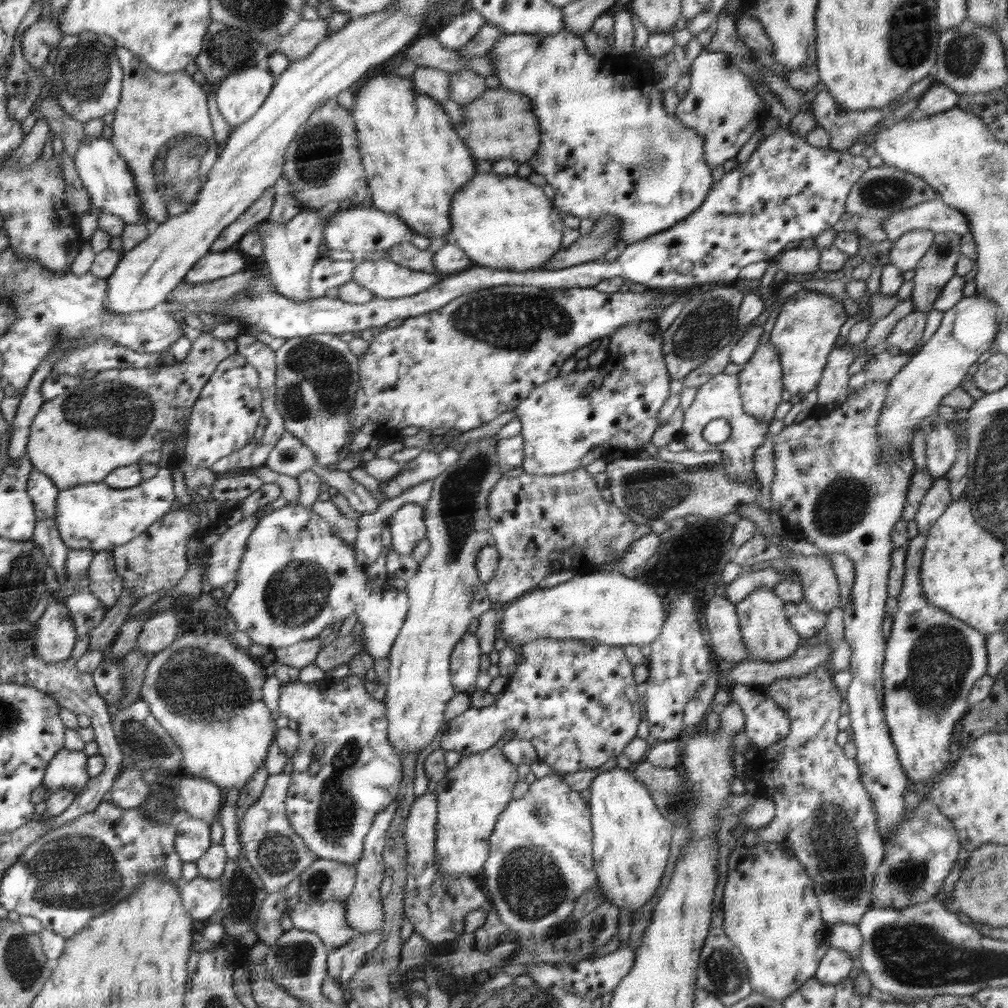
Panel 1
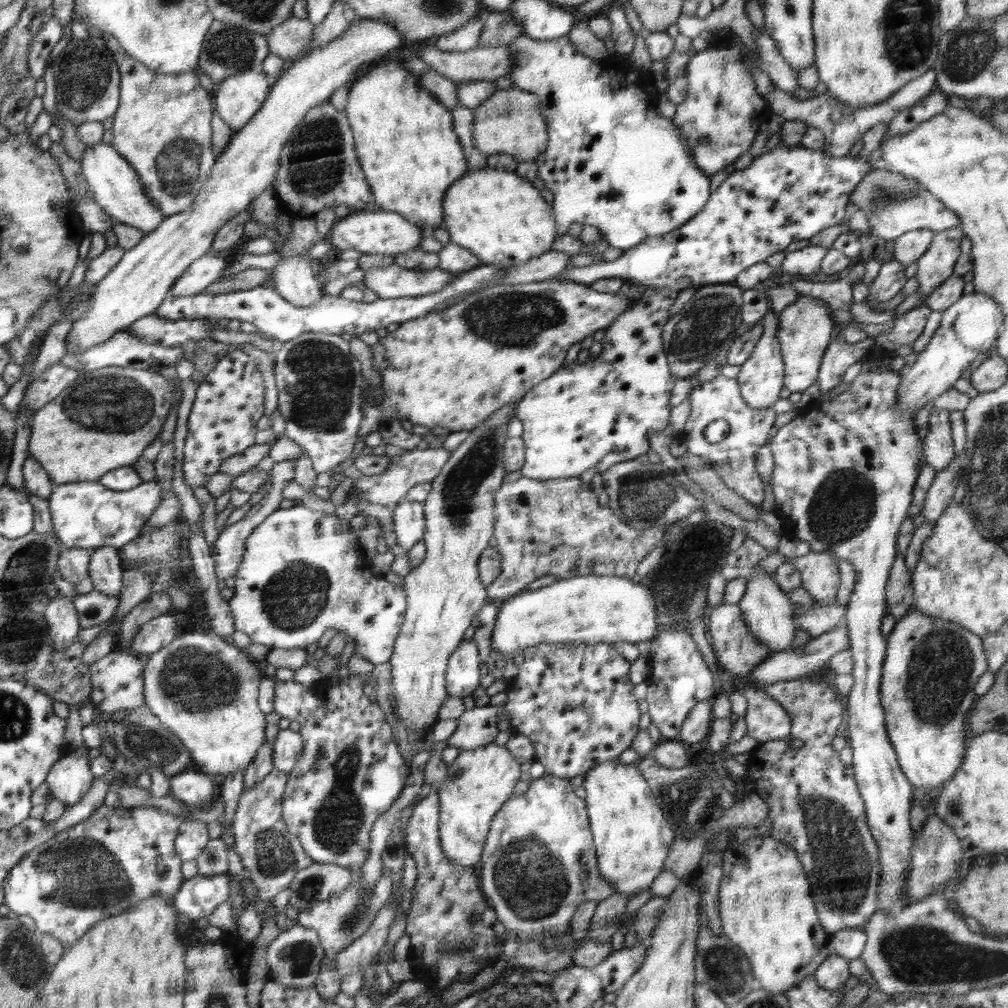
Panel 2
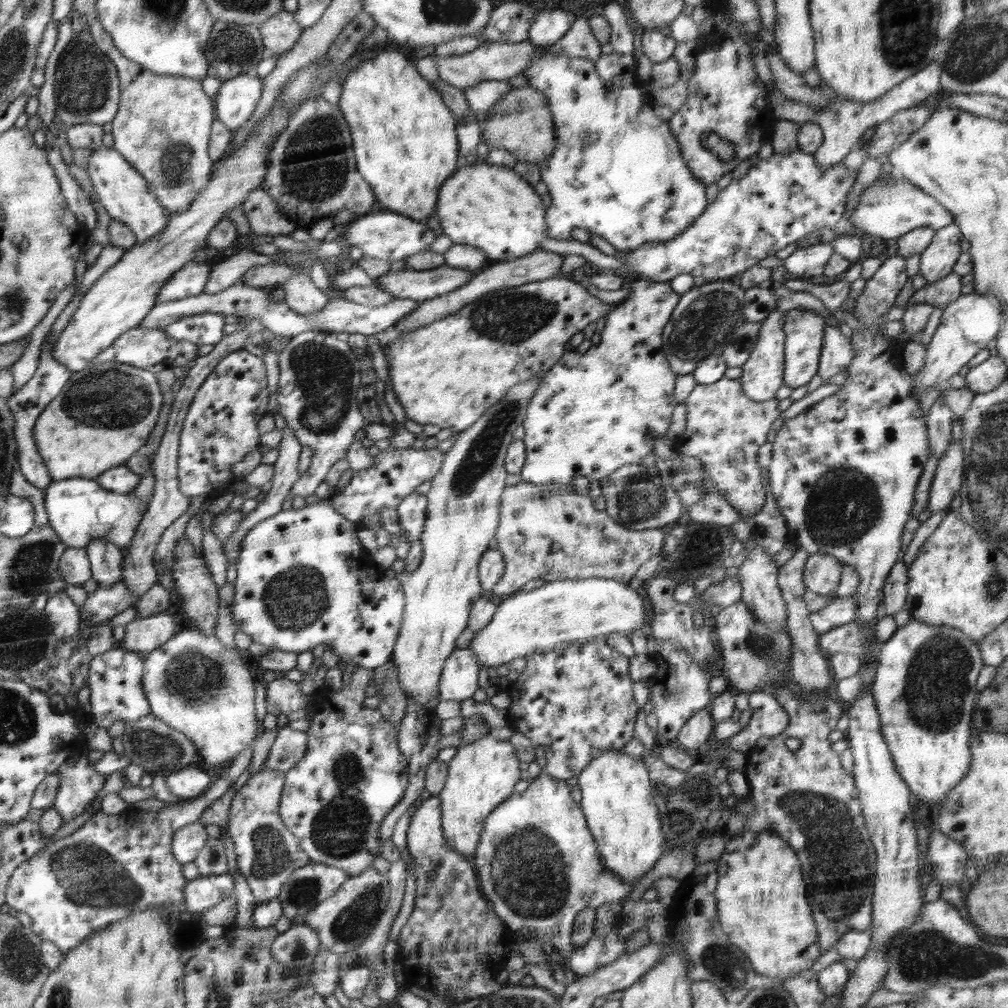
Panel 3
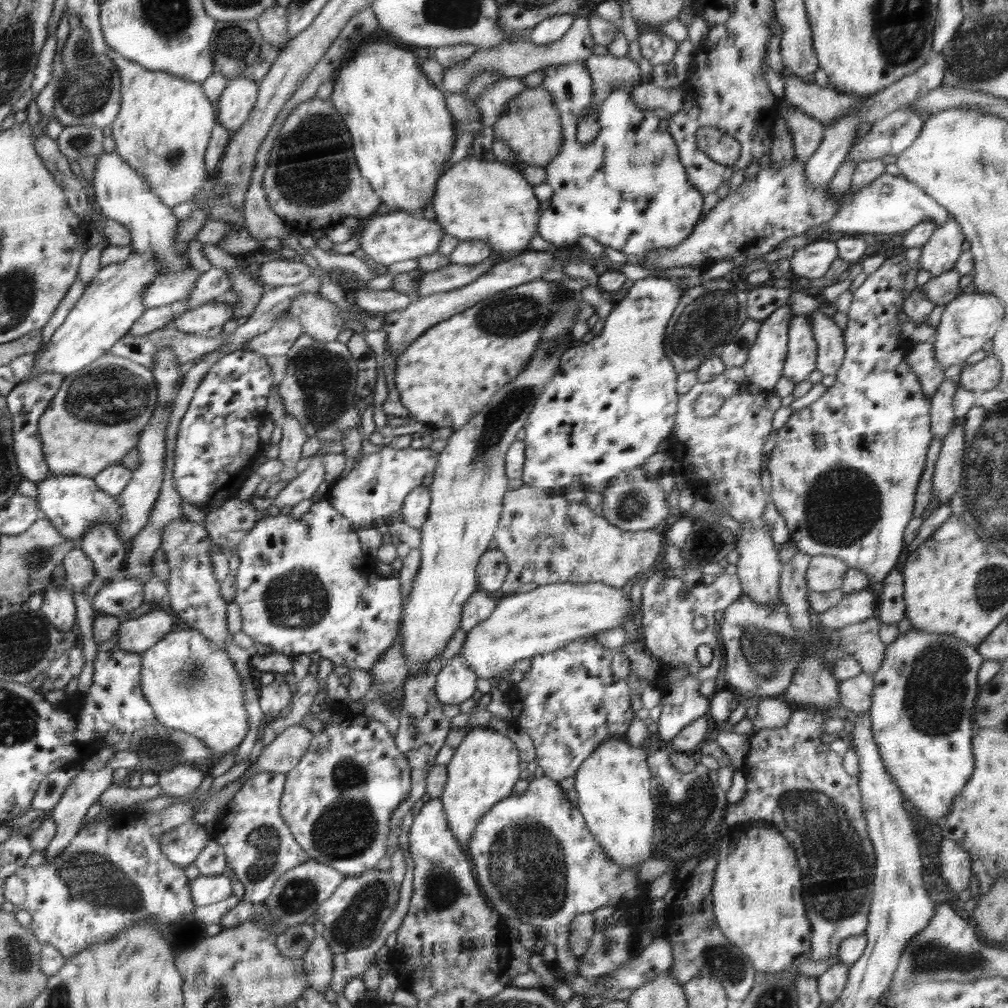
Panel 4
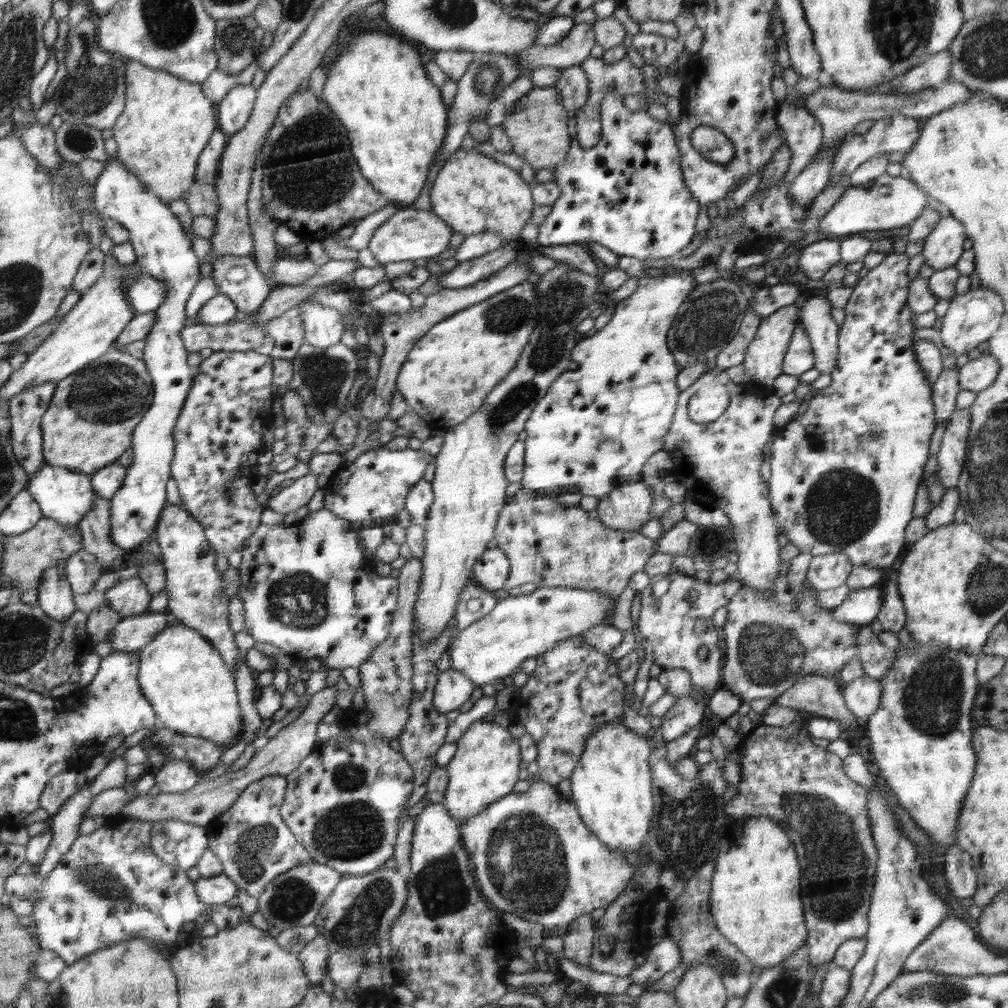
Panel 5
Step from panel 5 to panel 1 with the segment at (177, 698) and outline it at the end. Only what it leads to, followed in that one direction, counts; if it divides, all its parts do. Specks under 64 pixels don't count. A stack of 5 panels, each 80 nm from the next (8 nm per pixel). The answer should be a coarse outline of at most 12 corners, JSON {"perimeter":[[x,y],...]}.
{"perimeter":[[224,632],[151,655],[140,689],[182,771],[241,789],[276,736],[266,672]]}

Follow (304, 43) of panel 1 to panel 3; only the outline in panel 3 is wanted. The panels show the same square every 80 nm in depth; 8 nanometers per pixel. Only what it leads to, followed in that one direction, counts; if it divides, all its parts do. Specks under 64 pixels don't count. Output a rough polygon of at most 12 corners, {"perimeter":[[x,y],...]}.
{"perimeter":[[278,11],[259,26],[265,48],[280,55],[303,30],[293,13]]}

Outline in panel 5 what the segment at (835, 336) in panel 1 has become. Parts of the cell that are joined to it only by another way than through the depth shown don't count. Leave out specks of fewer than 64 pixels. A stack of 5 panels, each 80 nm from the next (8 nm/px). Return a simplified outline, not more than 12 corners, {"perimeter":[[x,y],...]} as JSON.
{"perimeter":[[798,322],[783,358],[782,372],[800,377],[814,364]]}

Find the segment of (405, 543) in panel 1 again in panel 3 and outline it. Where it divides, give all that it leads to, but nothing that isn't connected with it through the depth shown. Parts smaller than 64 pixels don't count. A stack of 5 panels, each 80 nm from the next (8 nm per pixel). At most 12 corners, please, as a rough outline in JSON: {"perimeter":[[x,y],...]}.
{"perimeter":[[411,492],[395,508],[407,542],[419,540],[427,498]]}

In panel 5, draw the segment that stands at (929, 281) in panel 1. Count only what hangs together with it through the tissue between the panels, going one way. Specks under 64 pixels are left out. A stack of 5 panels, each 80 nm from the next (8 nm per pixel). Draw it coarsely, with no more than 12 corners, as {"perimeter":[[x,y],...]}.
{"perimeter":[[945,213],[924,240],[924,264],[954,267],[964,252],[963,224]]}

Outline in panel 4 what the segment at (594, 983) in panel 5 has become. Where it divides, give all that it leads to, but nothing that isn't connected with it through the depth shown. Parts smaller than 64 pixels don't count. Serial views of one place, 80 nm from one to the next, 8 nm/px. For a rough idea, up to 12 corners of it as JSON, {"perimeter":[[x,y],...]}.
{"perimeter":[[537,774],[474,827],[491,907],[579,974],[584,912],[638,896],[559,782]]}

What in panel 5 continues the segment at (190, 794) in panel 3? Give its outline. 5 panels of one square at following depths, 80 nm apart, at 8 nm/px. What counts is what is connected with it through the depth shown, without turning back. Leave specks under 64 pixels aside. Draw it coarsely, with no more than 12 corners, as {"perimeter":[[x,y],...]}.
{"perimeter":[[186,760],[154,771],[161,793],[188,791],[199,780]]}

